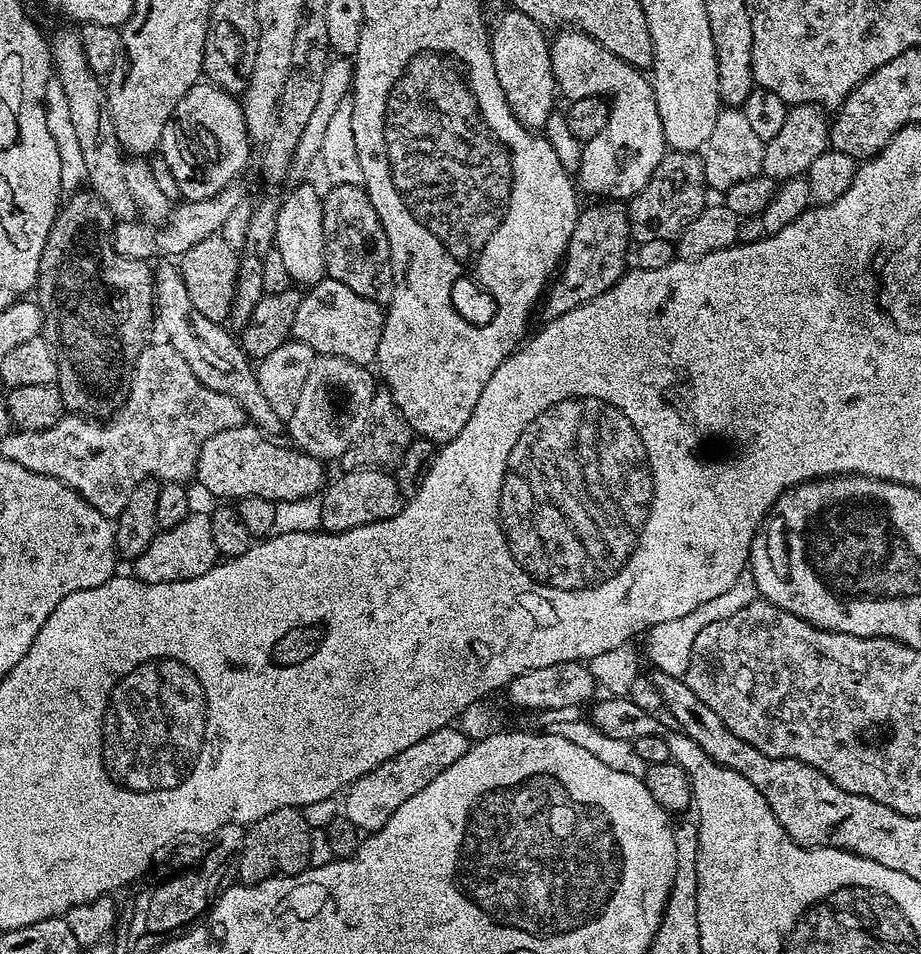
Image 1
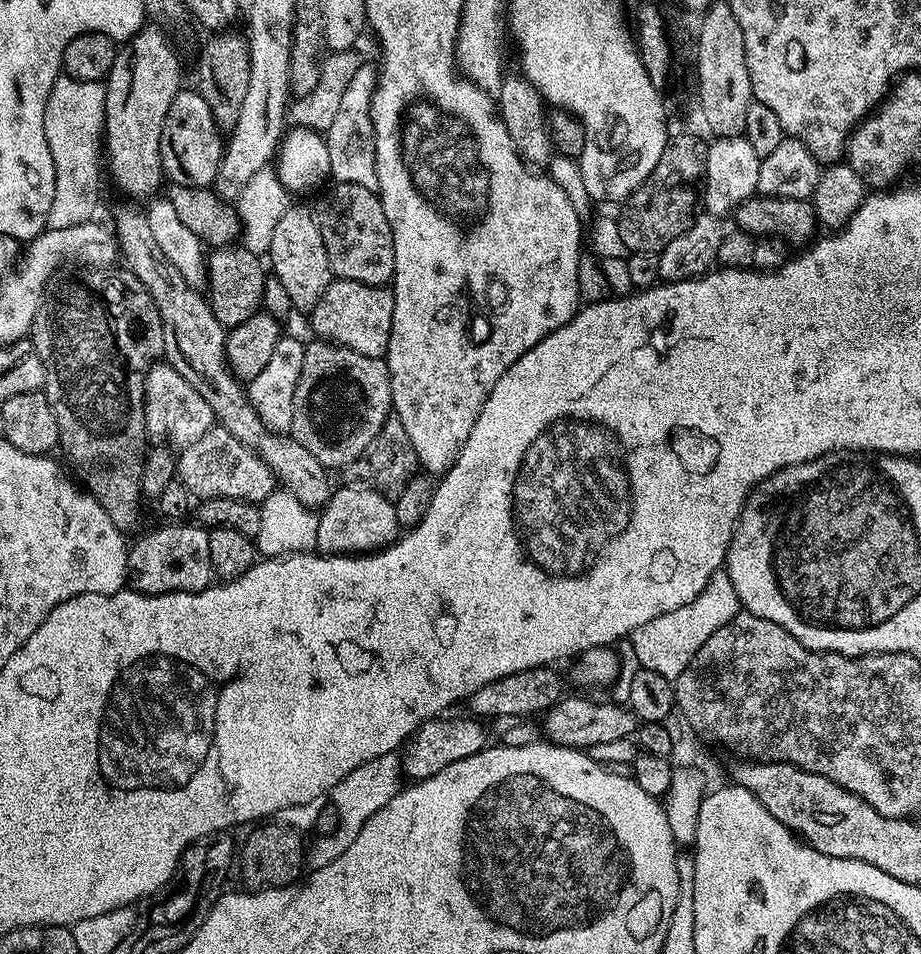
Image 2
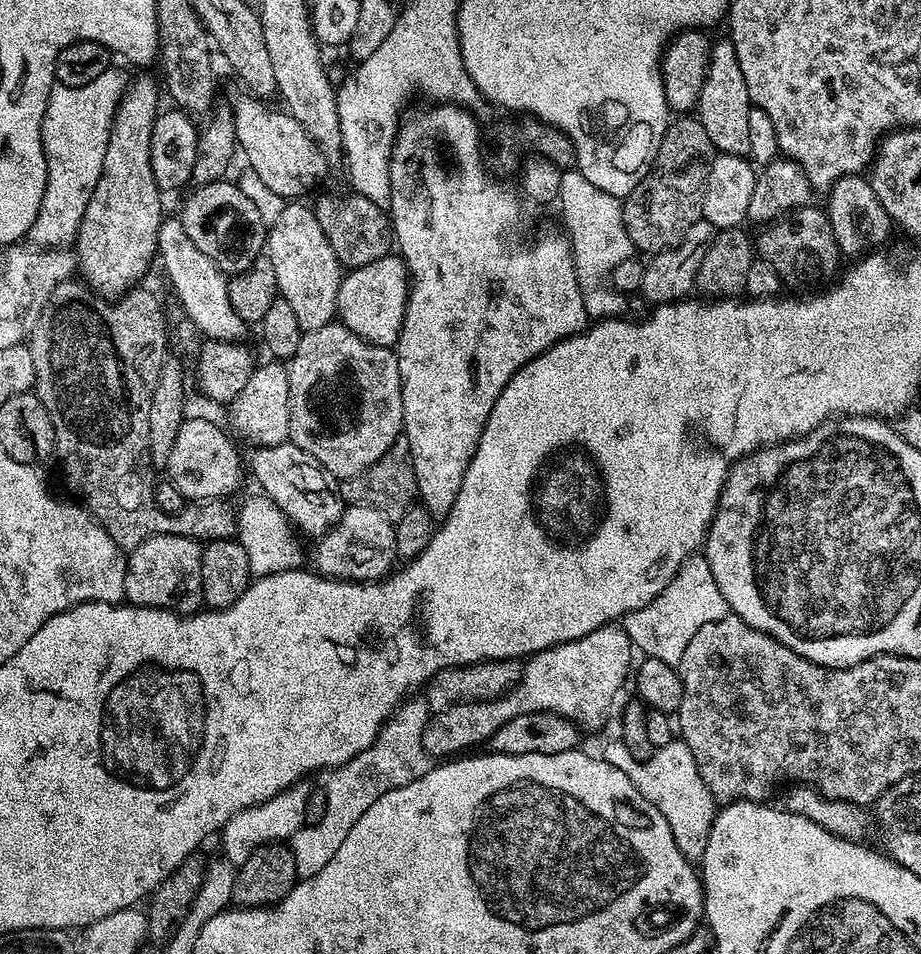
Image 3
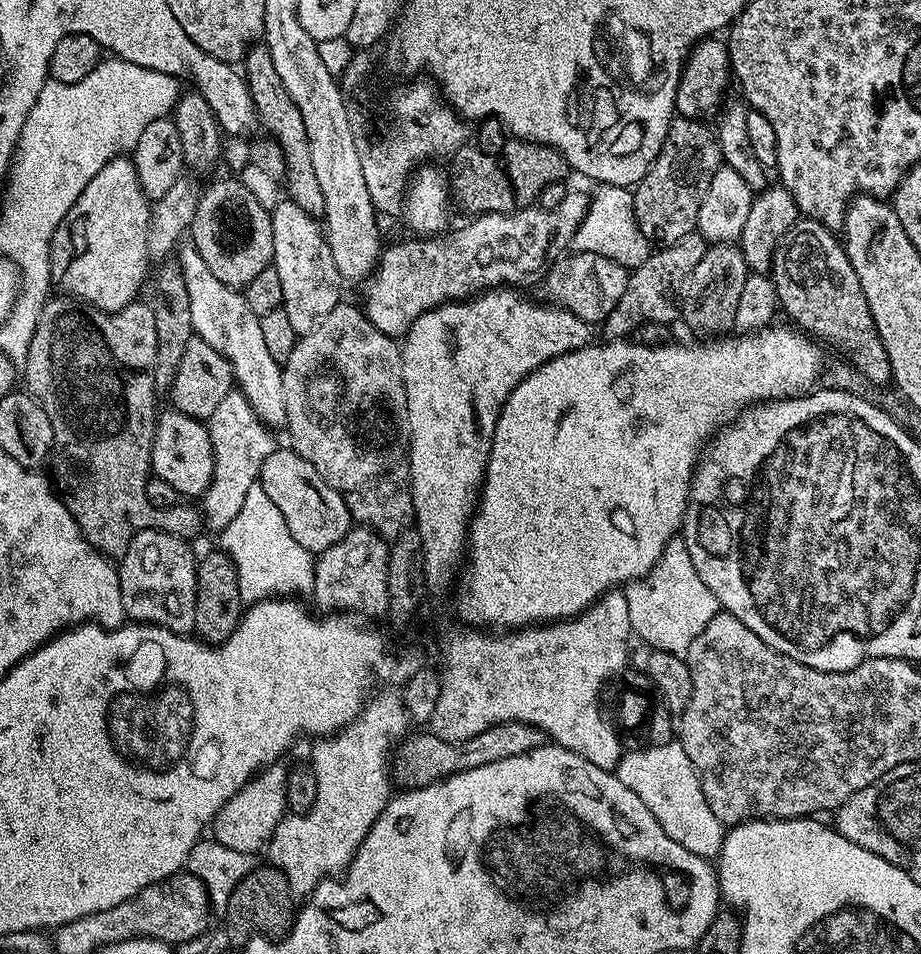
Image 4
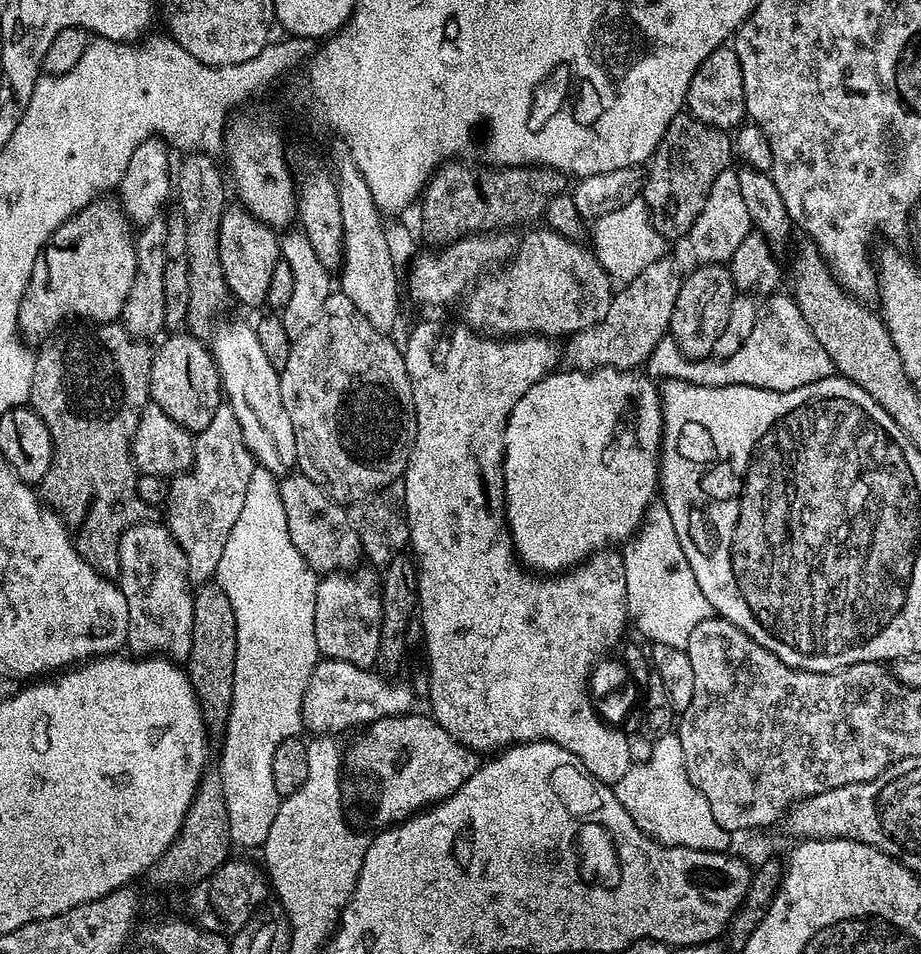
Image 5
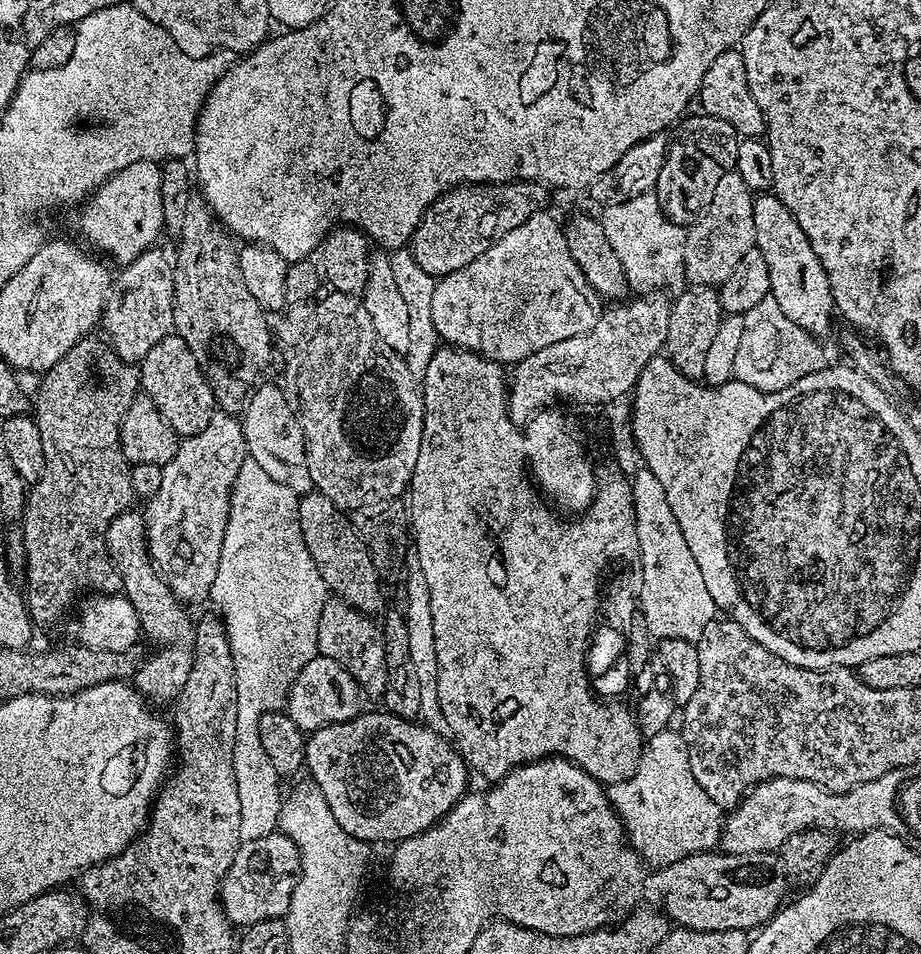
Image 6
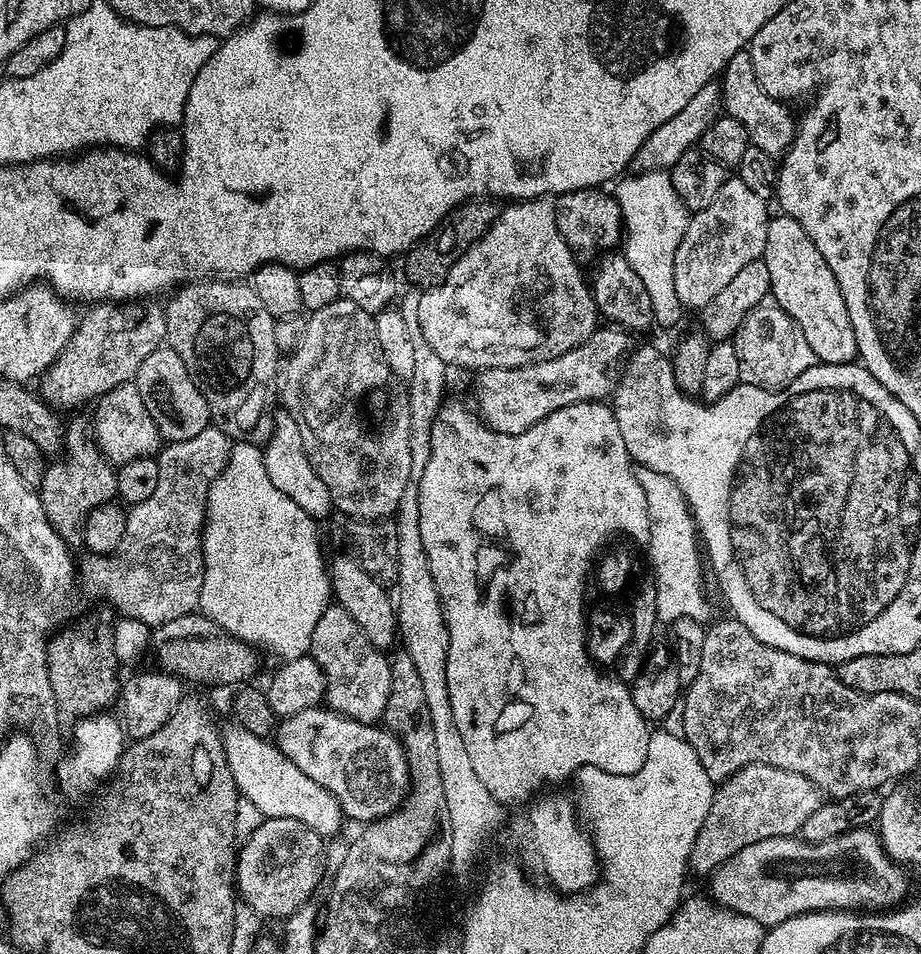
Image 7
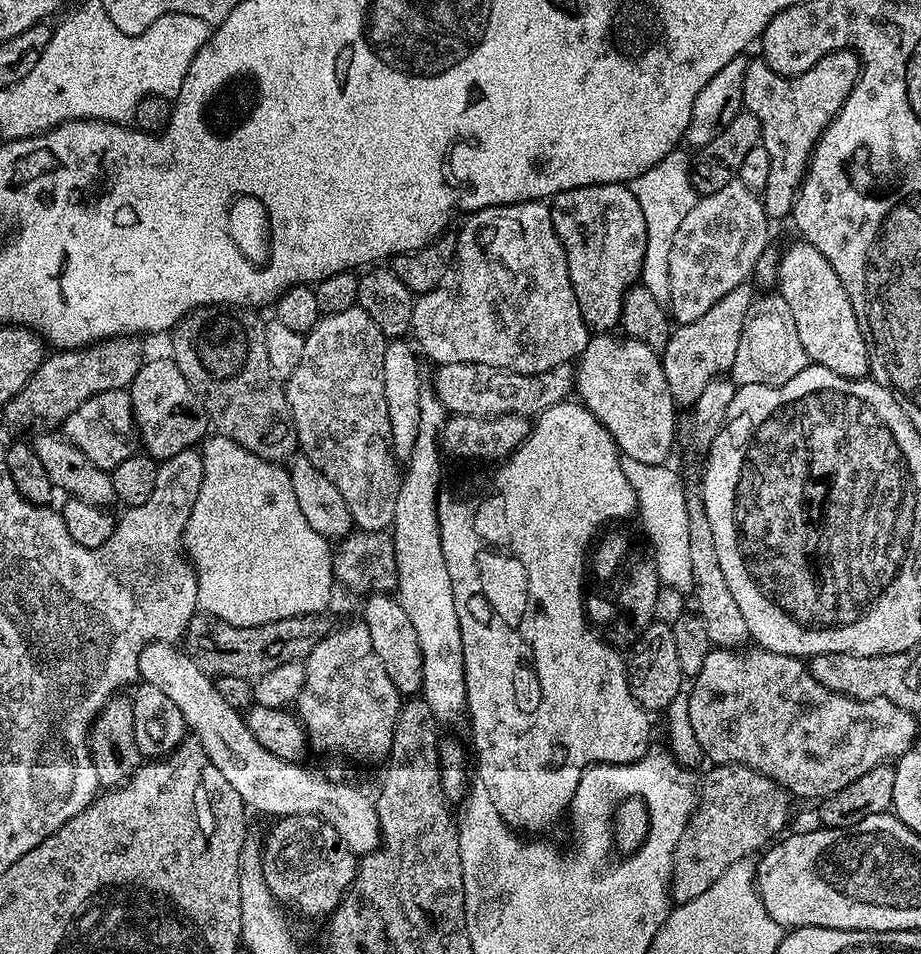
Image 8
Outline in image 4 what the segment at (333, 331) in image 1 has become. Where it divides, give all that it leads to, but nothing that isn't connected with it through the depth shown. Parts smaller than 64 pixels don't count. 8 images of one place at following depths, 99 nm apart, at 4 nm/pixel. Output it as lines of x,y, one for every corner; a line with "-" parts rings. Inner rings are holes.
569,190
566,198
562,198
562,202
558,202
558,206
553,208
533,206
517,212
485,212
469,219
472,221
462,225
457,232
449,231
439,238
412,238
416,240
404,240
389,248
387,245
380,253
376,269
363,285
364,317
378,330
382,330
382,334
403,338
407,336
409,326
419,316
439,304
466,300
490,288
520,286
516,284
524,284
534,276
543,277
549,264
571,245
578,226
582,224
582,218
586,218
589,199
587,191

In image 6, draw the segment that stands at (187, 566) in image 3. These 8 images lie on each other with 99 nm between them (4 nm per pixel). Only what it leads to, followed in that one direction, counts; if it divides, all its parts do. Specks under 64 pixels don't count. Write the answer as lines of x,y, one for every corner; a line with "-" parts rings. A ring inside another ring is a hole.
139,511
123,512
118,514
118,518
114,518
110,522
110,526
106,530
106,546
112,563
116,565
124,581
123,595
128,597
129,602
132,603
138,614
143,639
145,641
149,640
156,647
156,656
149,655
145,659
144,665
136,671
134,687
144,697
145,701
151,702
153,705
171,705
186,686
186,678
190,678
190,666
192,665
196,637
193,617
190,618
184,613
187,612
185,605
181,604
173,595
160,573
157,572
155,564
152,563
152,557
148,554
148,542
144,539
144,517

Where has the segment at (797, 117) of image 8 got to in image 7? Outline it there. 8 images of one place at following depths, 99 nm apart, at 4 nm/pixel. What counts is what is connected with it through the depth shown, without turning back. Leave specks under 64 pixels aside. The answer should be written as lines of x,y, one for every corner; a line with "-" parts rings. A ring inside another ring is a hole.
741,50
730,58
722,73
722,91
724,93
723,111
738,122
744,124
751,147
766,150
774,158
783,157
792,146
792,137
798,131
797,117
792,117
789,105
783,100
776,100
758,82
754,74
754,62
751,51

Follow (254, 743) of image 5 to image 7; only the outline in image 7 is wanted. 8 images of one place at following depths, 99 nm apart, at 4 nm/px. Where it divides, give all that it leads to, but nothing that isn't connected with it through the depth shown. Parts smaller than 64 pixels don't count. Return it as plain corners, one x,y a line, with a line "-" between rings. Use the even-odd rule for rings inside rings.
236,442
231,445
228,461
226,462
223,470
218,474
218,478
210,486
208,491
208,507
204,510
204,531
202,533
202,543
204,546
204,581
202,582
202,594
200,595
200,602
198,605
199,611
203,615
209,616
218,626
222,626
228,631
231,636
237,636
240,640
247,641
248,644
253,646
261,646
270,648
279,658
291,658
293,656
306,656
309,655
312,646
312,635
314,634
314,626
318,626
318,618
322,618
322,614
330,607
330,597
332,596
332,581
330,579
329,569
326,567
326,560
324,564
324,556
320,553
320,536
316,533
317,521
310,514
306,514
306,510
302,510
302,506
296,505
295,502
290,502
290,498
286,498
286,494
282,494
282,490
277,490
274,482
270,482
270,474
266,474
266,462
264,461
264,453
261,445
253,442

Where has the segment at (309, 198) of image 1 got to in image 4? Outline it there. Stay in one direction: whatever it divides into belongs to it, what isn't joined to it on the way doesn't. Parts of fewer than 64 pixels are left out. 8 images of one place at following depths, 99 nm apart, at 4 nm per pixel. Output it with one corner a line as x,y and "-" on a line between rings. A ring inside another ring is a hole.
282,198
271,213
274,235
272,266
278,270
282,283
282,307
296,334
301,336
312,330
341,301
342,281
327,237
315,217
287,198

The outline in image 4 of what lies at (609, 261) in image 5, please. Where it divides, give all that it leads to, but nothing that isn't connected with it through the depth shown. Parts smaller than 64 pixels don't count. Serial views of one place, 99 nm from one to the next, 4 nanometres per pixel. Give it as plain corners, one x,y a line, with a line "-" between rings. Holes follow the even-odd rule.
600,184
597,192
591,193
586,218
578,226
571,247
578,252
602,254
629,270
637,268
650,255
650,241
638,230
634,218
634,198
628,188
619,188
613,184

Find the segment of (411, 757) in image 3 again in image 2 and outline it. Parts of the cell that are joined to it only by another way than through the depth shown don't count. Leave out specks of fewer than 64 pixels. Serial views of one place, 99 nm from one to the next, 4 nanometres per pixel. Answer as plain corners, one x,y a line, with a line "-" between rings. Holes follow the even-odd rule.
396,752
374,758
358,766
358,770
350,770
350,774
346,774
346,778
342,778
342,782
338,782
338,786
334,786
330,793
330,804
332,800
337,814
340,815
336,820
336,829
318,837
313,844
311,841
306,852
307,867
315,870
330,866
330,862
334,862
334,858
338,858
338,854
342,854
342,850
346,850
346,846
350,846
350,842
358,838
358,830
362,830
369,818
379,808
386,806
386,802
390,802
390,798
394,798
401,787
402,760

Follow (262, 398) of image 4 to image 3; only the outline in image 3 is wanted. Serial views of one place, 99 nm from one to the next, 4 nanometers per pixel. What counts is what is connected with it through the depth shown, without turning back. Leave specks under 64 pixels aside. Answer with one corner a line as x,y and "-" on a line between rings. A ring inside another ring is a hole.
179,218
168,219
161,219
158,230
158,260
164,263
164,272
185,314
189,316
185,317
197,333
205,332
203,335
209,340
243,341
246,325
242,318
238,318
238,314
234,314
234,306
230,306
229,277
220,272
218,266
214,266
214,262
210,262
210,258
206,258
198,246
194,246
194,242
190,242

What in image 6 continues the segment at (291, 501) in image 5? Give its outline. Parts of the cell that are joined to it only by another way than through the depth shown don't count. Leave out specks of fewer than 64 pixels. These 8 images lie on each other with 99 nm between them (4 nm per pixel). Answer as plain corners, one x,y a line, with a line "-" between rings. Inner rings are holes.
315,490
303,493
296,509
306,550
310,550
310,558
314,558
314,566
318,566
318,574
322,574
322,582
331,595
345,600
354,606
354,610
376,614
384,604
384,588
380,585
382,576
365,537
356,533
355,526
347,520
345,509
334,506
330,498

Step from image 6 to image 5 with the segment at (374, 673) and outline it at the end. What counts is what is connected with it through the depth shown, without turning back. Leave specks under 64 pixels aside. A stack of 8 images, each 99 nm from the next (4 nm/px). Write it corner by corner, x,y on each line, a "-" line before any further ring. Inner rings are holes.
357,566
319,577
314,602
314,630
321,657
345,660
359,668
372,668
379,661
382,634
380,581
377,569
372,566

